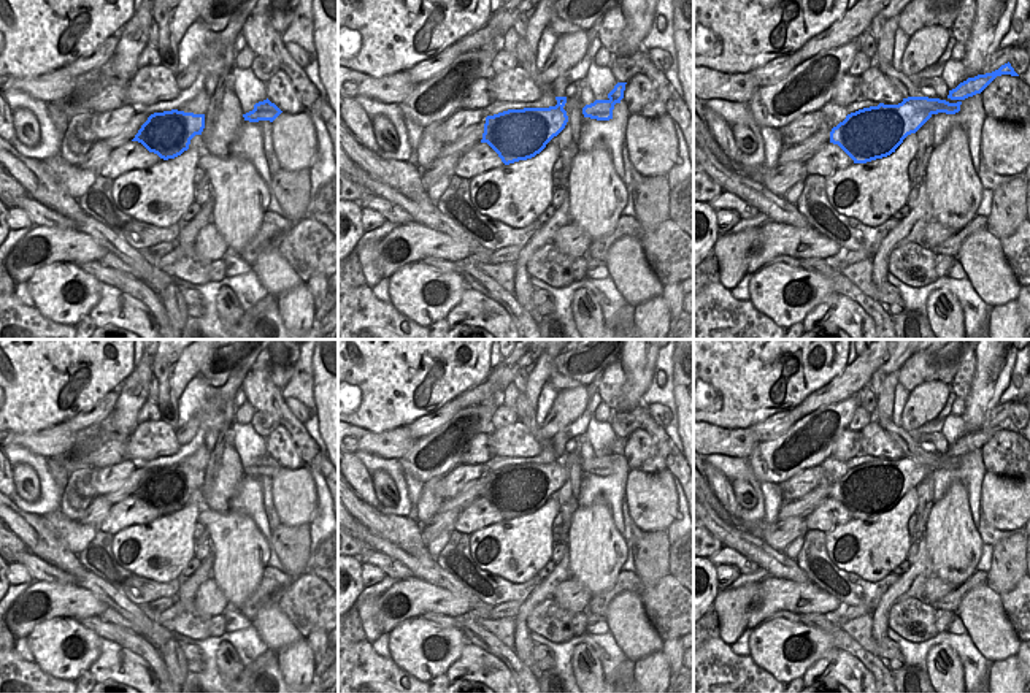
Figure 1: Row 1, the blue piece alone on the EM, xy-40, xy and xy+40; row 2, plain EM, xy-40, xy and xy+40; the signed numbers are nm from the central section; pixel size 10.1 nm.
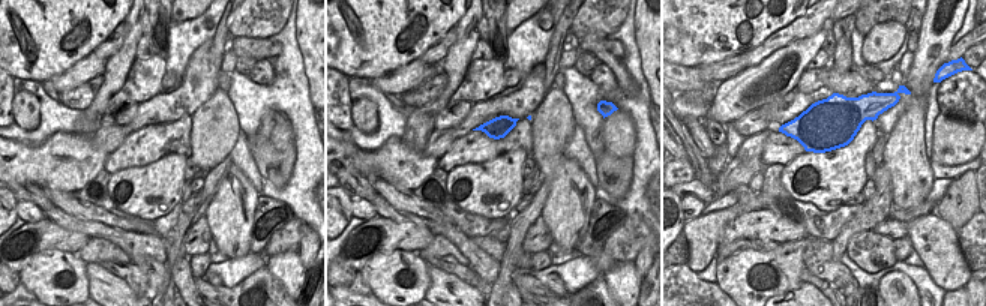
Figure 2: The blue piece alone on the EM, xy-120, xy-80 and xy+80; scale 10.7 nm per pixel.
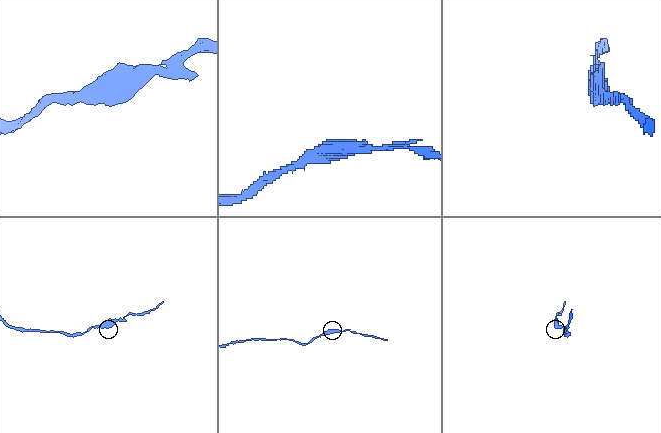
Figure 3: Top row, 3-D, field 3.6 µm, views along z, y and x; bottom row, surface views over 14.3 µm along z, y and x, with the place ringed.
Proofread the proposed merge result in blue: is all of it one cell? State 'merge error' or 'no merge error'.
no merge error

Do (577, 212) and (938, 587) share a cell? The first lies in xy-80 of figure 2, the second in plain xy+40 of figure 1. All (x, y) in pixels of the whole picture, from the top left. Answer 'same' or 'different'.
different

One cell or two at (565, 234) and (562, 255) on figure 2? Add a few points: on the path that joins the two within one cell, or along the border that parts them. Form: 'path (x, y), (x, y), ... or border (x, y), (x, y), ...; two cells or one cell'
border (554, 242), (565, 249), (575, 251); two cells

